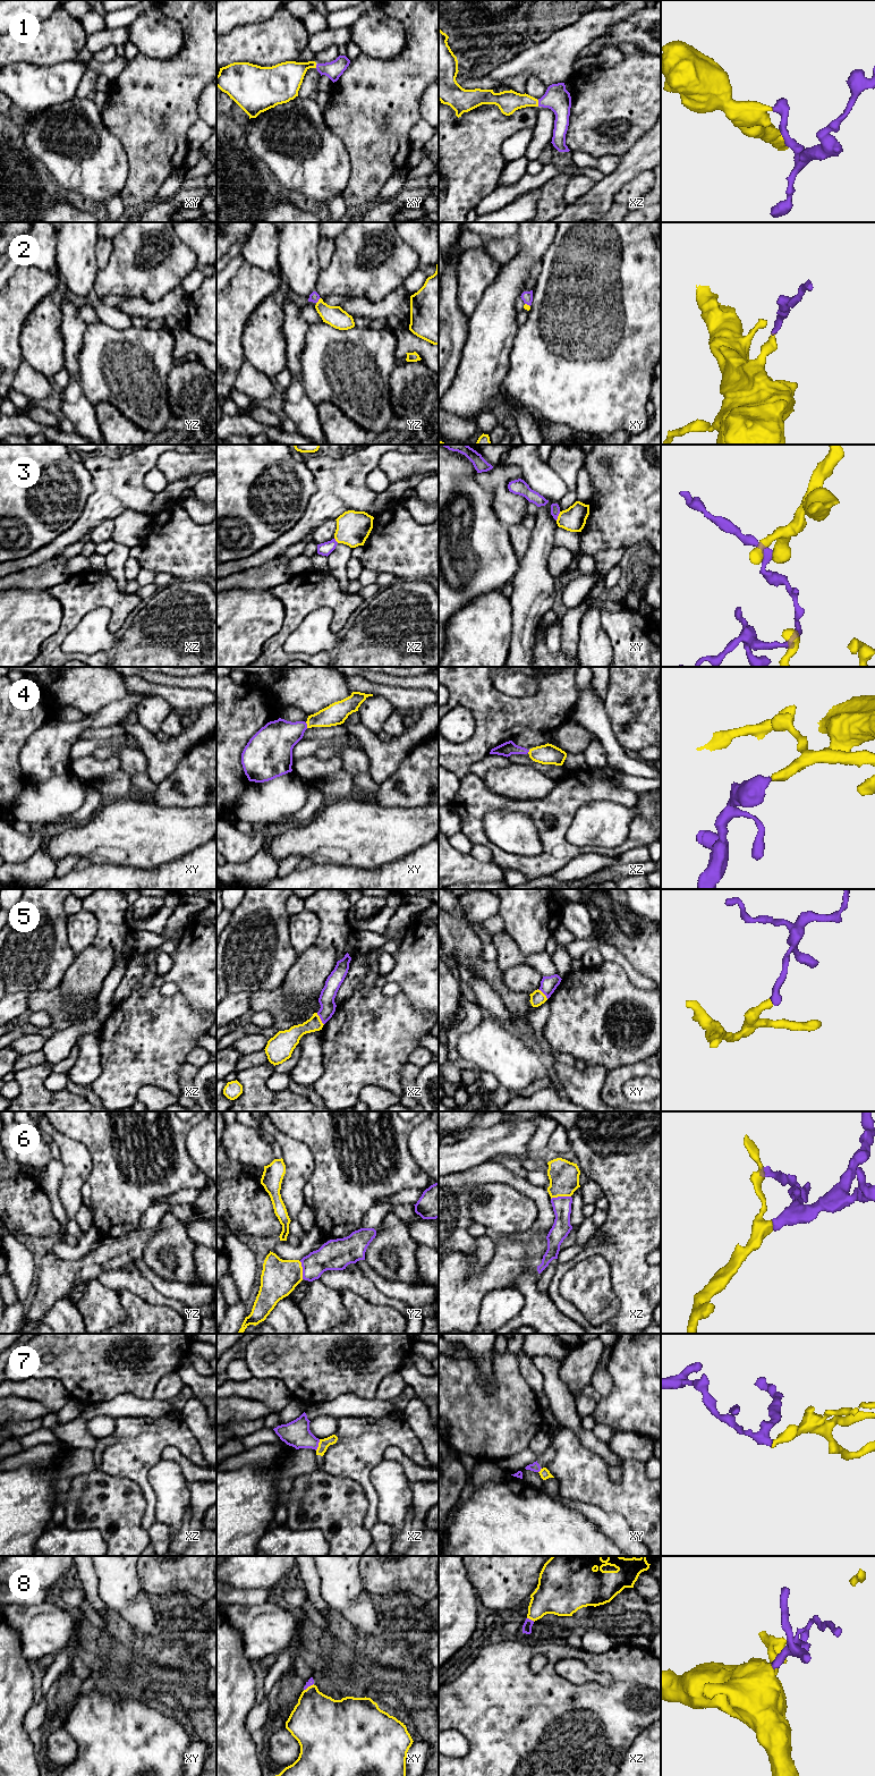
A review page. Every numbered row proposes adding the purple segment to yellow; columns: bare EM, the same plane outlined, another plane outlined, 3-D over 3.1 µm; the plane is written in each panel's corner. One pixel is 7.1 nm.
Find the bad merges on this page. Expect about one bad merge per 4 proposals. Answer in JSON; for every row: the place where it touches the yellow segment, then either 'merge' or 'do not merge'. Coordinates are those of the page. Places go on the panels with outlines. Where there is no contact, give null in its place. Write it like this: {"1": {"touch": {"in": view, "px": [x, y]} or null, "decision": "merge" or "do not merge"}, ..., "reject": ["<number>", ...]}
{"1": {"touch": {"in": "xz", "px": [537, 103]}, "decision": "merge"}, "2": {"touch": {"in": "yz", "px": [319, 301]}, "decision": "merge"}, "3": {"touch": {"in": "xy", "px": [558, 516]}, "decision": "do not merge"}, "4": {"touch": {"in": "xy", "px": [307, 725]}, "decision": "merge"}, "5": {"touch": {"in": "xz", "px": [320, 1018]}, "decision": "do not merge"}, "6": {"touch": {"in": "xz", "px": [560, 1195]}, "decision": "merge"}, "7": {"touch": {"in": "xz", "px": [319, 1445]}, "decision": "do not merge"}, "8": {"touch": {"in": "xz", "px": [531, 1618]}, "decision": "merge"}, "reject": ["3", "5", "7"]}

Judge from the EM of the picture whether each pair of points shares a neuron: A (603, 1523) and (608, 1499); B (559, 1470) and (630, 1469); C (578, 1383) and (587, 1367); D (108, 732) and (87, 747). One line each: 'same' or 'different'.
A: different
B: same
C: same
D: different

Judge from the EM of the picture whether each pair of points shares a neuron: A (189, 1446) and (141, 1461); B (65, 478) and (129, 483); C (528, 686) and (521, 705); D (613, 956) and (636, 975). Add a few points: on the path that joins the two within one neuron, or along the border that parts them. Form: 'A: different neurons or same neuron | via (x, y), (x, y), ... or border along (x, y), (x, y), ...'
A: same neuron | via (177, 1440), (161, 1440), (153, 1448)
B: different neurons | border along (82, 462), (91, 475), (93, 487), (85, 506)
C: different neurons | border along (538, 683), (529, 694), (507, 695), (499, 690)
D: same neuron | via (619, 958), (630, 970)

